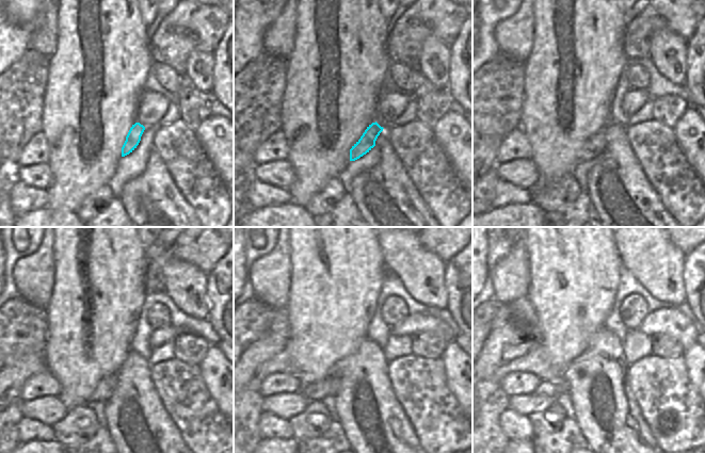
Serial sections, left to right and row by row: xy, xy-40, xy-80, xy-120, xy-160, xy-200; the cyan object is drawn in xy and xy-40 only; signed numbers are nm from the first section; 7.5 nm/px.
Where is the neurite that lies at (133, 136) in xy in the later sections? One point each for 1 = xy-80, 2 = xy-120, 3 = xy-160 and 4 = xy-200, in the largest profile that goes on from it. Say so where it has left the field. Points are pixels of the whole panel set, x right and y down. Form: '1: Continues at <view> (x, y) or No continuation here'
1: Continues at xy-80 (595, 145)
2: Continues at xy-120 (105, 389)
3: Continues at xy-160 (330, 386)
4: Continues at xy-200 (554, 388).

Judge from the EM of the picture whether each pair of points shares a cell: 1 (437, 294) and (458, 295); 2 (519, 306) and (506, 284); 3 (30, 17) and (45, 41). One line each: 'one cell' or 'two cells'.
1: two cells
2: two cells
3: two cells

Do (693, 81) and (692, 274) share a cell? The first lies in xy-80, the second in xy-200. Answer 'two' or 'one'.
one

